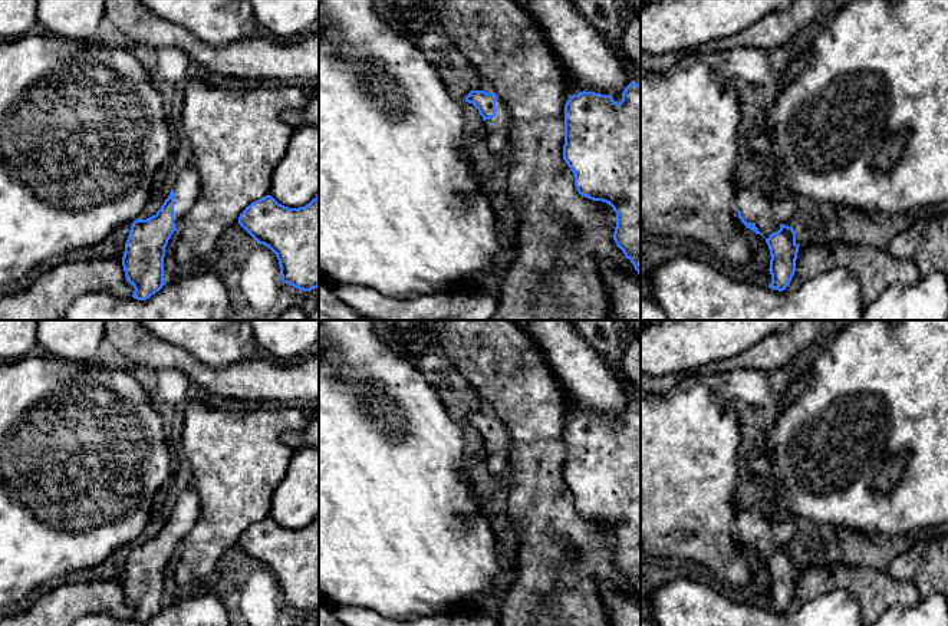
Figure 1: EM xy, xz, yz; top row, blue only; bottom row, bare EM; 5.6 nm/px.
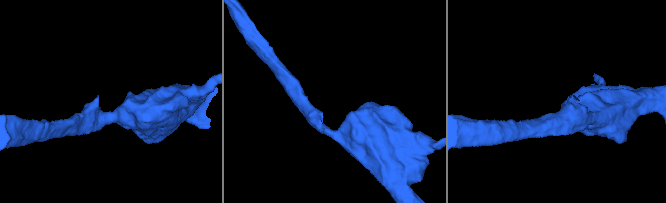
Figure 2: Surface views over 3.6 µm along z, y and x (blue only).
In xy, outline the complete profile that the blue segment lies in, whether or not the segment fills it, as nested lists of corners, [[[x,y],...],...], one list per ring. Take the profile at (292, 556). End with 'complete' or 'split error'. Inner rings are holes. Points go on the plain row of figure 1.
[[[319,515],[305,528],[289,530],[271,517],[251,524],[238,538],[238,546],[277,579],[282,603],[303,613],[319,609]]]; complete

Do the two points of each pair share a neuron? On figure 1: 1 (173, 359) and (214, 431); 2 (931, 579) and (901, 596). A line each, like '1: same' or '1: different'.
1: different
2: different

